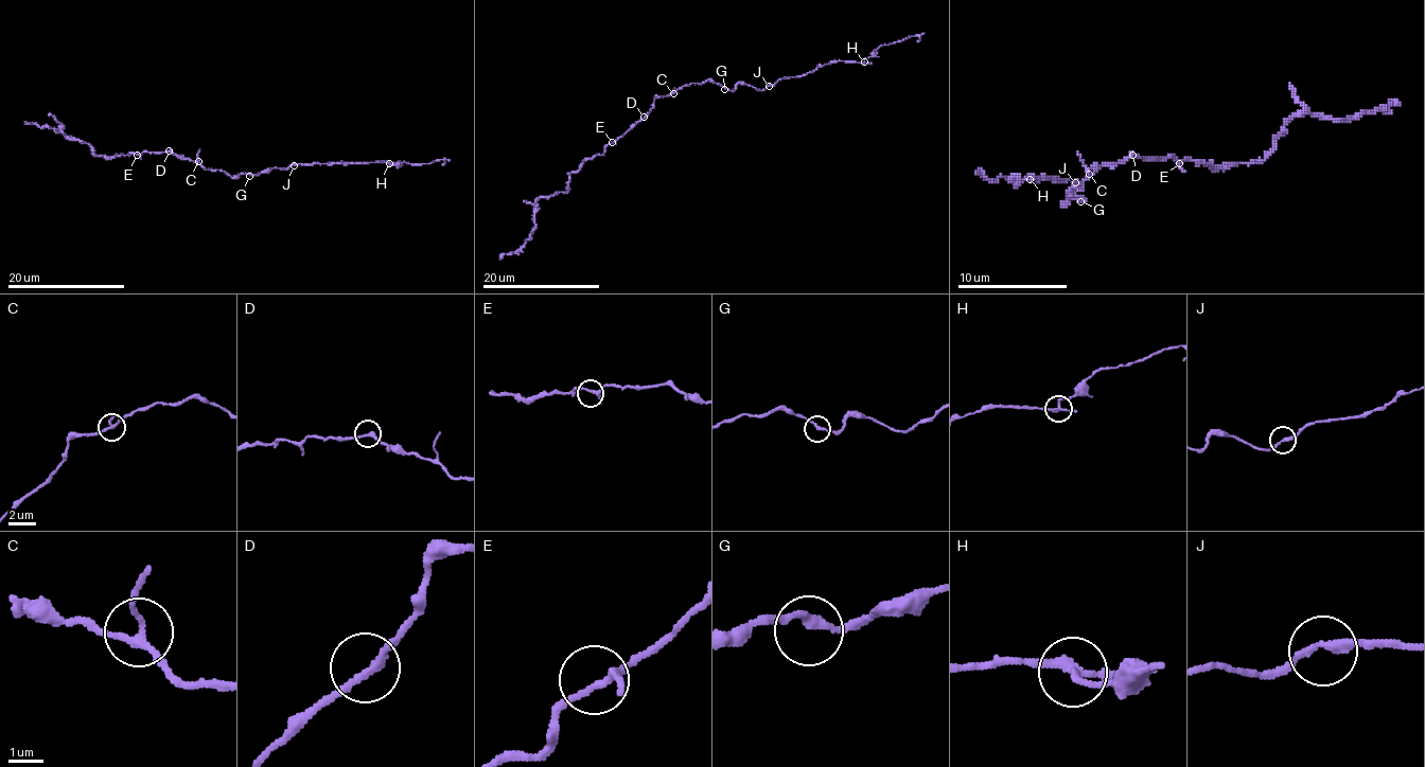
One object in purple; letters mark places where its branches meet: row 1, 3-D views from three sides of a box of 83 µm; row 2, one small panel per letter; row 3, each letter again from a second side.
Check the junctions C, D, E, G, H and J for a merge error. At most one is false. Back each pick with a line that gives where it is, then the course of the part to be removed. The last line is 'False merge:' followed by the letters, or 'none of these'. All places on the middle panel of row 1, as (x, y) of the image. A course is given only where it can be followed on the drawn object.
H: Place: (864, 61). Course of the part to remove: (864, 63), (883, 45), (911, 36), (917, 36), (920, 39), (917, 41)
False merge: H

